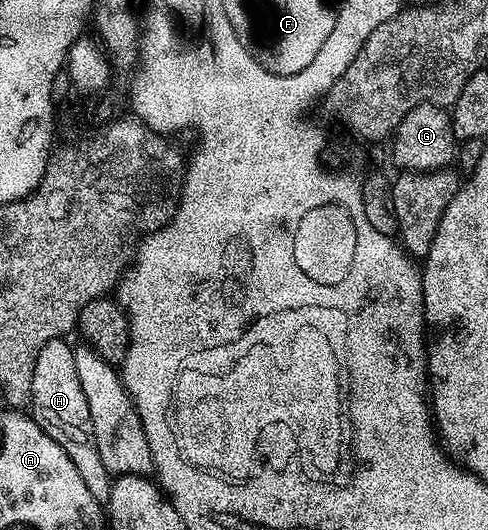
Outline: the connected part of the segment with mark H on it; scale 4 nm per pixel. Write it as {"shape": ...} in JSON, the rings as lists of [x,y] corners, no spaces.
{"shape":[[[65,337],[53,338],[44,344],[44,348],[40,348],[40,356],[36,356],[36,368],[32,372],[32,392],[28,406],[40,428],[48,432],[48,436],[52,436],[52,440],[56,440],[64,452],[68,452],[68,460],[72,460],[76,472],[80,472],[80,480],[84,480],[88,492],[92,492],[98,502],[105,504],[110,495],[112,476],[100,461],[96,436],[92,432],[92,416],[88,412],[88,400],[84,396],[84,388],[80,388],[80,376],[76,376],[74,346],[66,341]]]}

